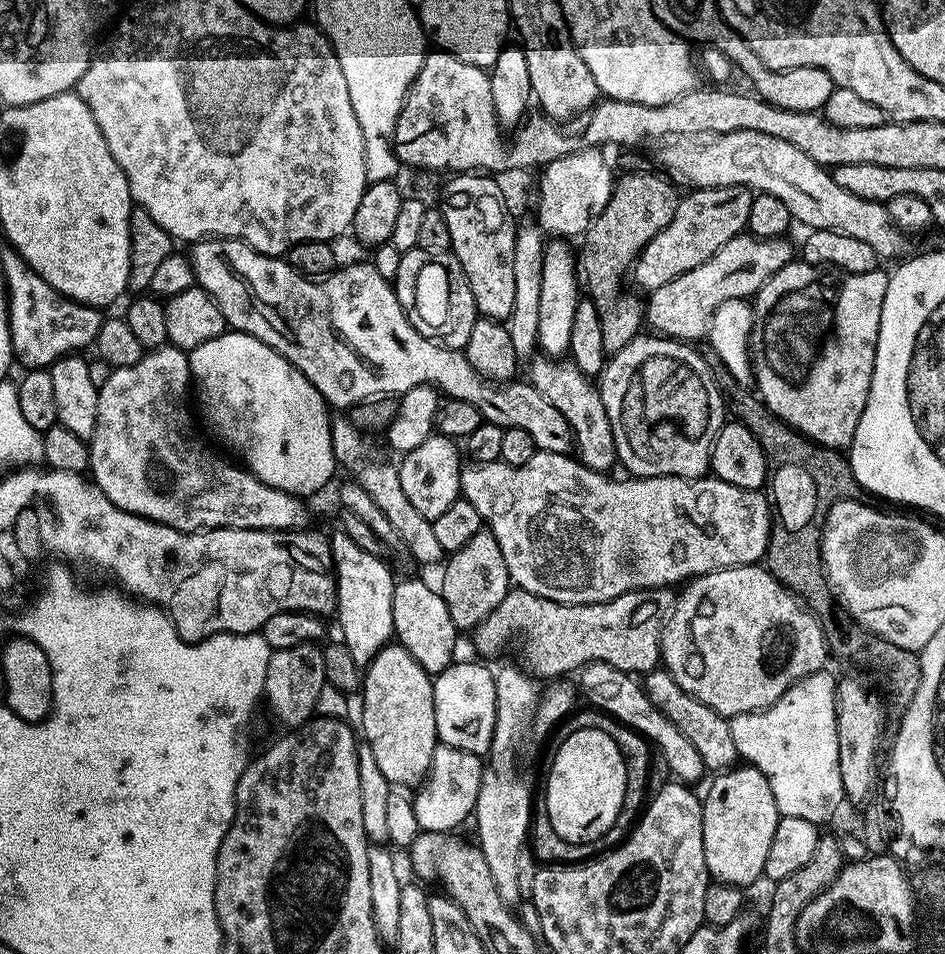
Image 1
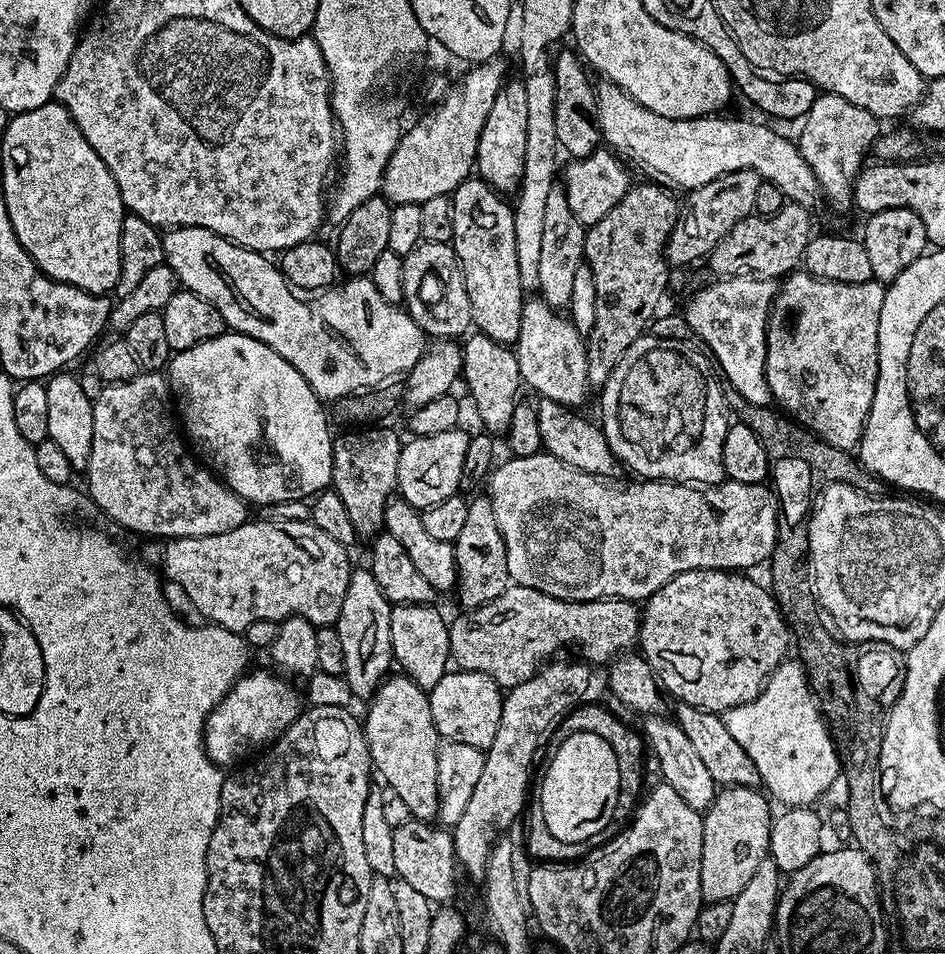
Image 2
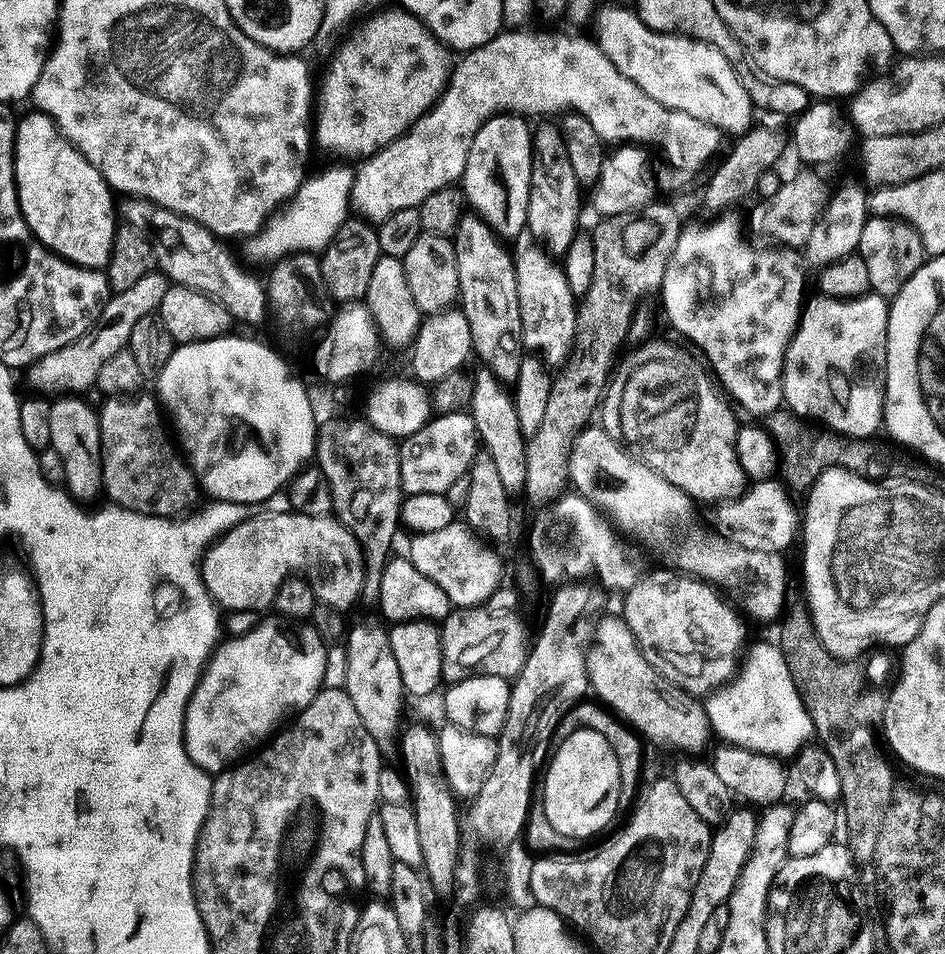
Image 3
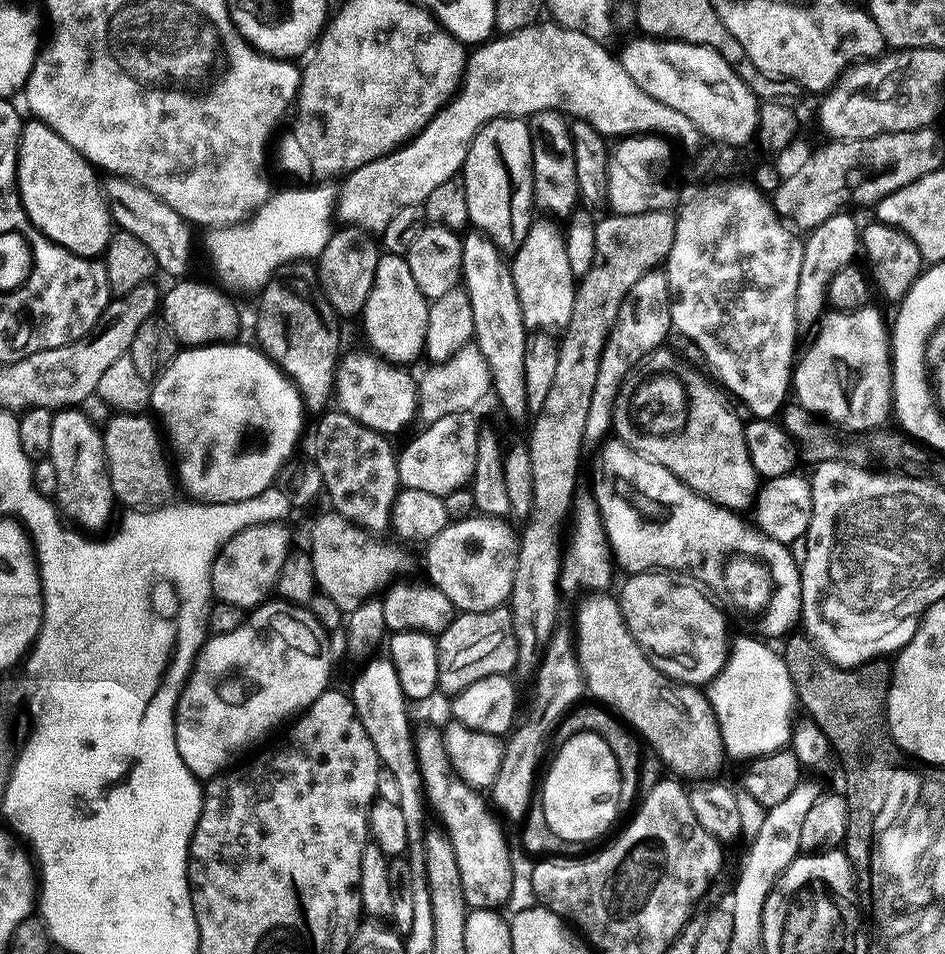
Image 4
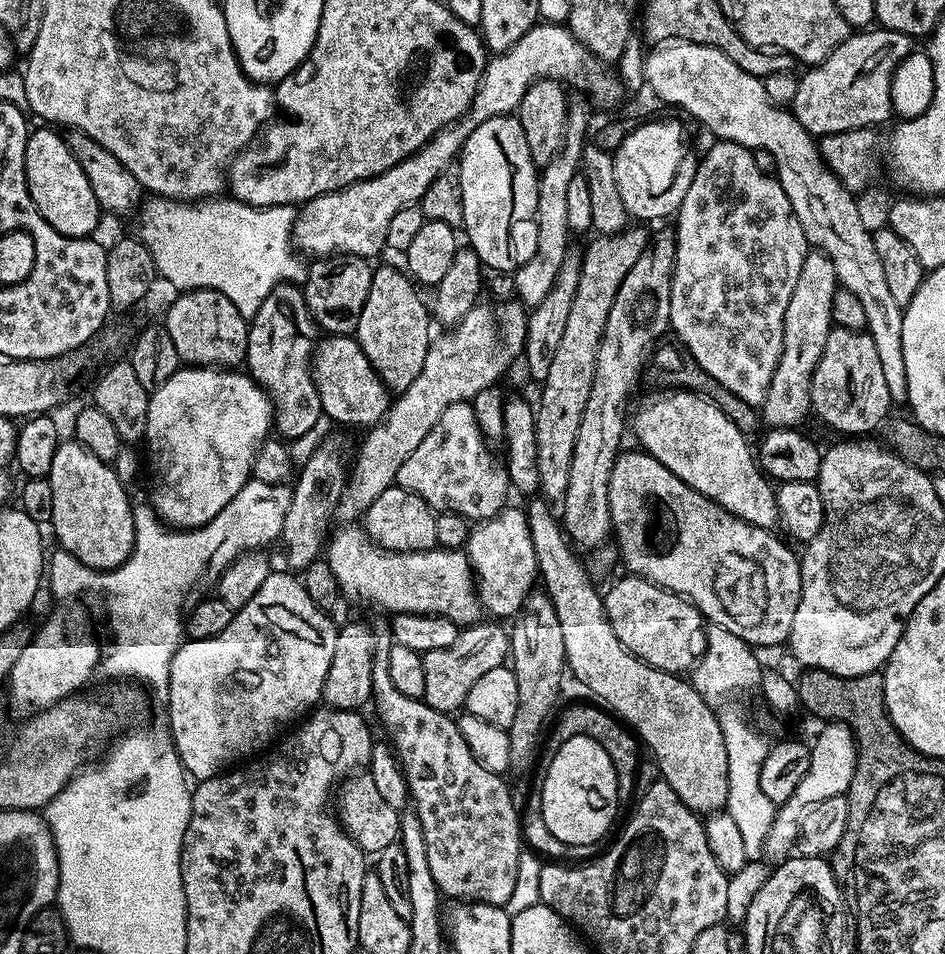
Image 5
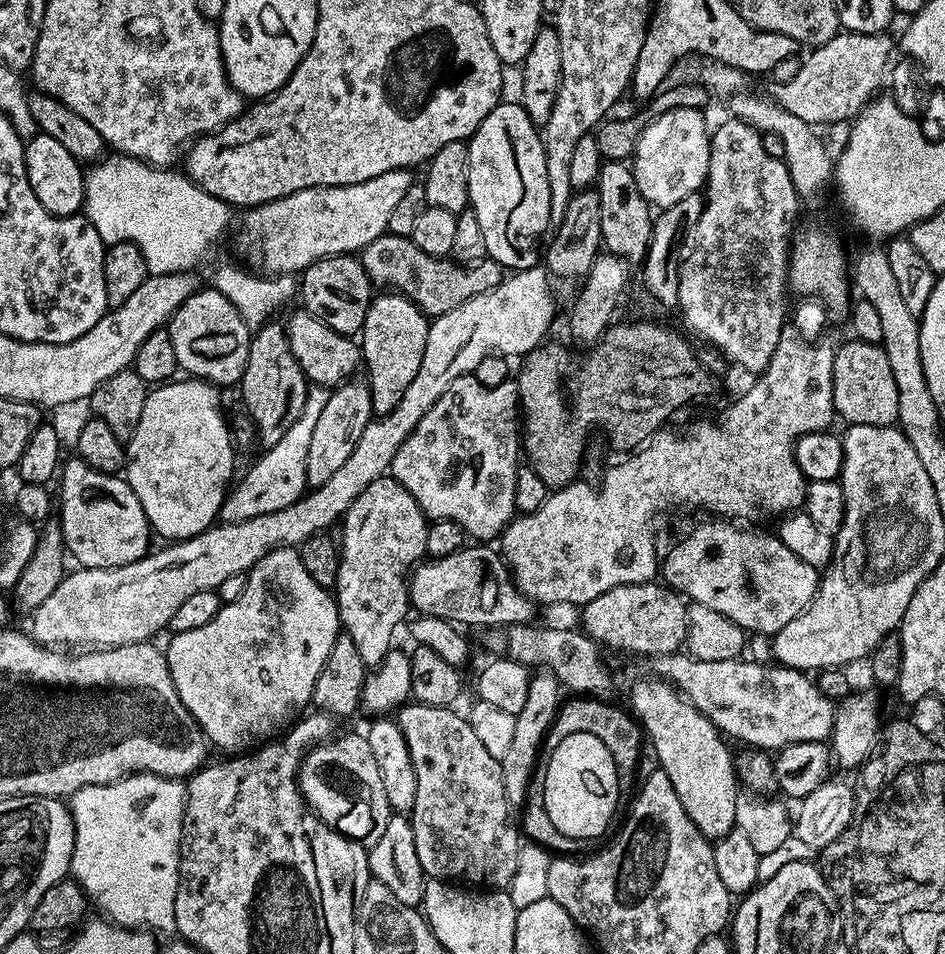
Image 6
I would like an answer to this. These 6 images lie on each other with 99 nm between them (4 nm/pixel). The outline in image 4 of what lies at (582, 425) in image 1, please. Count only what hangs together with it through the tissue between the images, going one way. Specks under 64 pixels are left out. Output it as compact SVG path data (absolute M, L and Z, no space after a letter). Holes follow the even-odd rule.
M533 219L520 249L510 260L514 290L528 330L562 330L570 322L570 310L574 310L577 281L570 270L570 258L566 258L564 234L561 225L548 220Z

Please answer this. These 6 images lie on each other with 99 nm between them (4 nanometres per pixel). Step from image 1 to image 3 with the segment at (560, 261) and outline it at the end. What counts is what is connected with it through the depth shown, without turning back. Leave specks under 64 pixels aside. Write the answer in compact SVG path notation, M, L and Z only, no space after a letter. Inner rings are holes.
M555 123L544 124L535 129L533 137L534 159L532 161L532 185L530 186L530 198L528 199L528 226L527 235L533 241L539 242L553 257L560 258L566 250L570 250L570 242L578 234L576 228L580 224L580 191L582 185L580 179L570 167L570 158L566 155L566 144L562 142L560 129Z

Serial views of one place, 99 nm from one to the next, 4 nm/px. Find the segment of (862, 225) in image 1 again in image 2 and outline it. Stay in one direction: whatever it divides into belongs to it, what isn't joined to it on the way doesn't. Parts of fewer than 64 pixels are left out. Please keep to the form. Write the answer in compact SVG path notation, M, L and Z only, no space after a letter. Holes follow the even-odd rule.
M604 82L601 85L596 88L594 119L603 143L614 150L617 157L649 168L654 175L661 176L656 177L661 181L669 180L664 182L691 190L731 172L757 172L761 181L778 186L793 204L811 209L812 203L821 199L820 183L814 178L814 170L810 170L806 158L802 158L799 147L774 129L752 120L731 120L724 116L728 114L698 116L695 120L666 118L654 114L654 110L646 110L646 106L630 98L616 84Z

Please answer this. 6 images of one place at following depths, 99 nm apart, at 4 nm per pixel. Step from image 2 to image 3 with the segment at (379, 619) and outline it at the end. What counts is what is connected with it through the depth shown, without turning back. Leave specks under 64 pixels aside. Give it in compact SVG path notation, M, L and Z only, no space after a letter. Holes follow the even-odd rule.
M379 619L376 620L360 620L353 628L351 625L347 629L346 682L343 689L350 702L354 702L358 718L362 718L366 730L370 730L370 738L374 738L382 750L388 750L397 741L402 726L400 710L406 701L406 693L402 674L398 674L398 662L394 662L394 654L390 650L388 628Z

